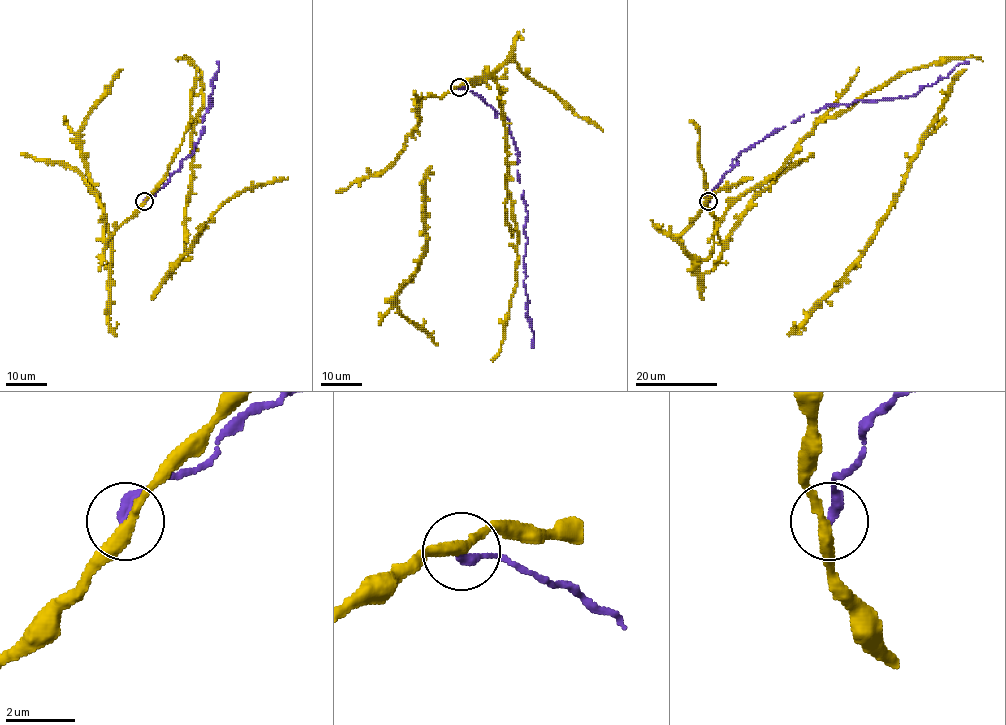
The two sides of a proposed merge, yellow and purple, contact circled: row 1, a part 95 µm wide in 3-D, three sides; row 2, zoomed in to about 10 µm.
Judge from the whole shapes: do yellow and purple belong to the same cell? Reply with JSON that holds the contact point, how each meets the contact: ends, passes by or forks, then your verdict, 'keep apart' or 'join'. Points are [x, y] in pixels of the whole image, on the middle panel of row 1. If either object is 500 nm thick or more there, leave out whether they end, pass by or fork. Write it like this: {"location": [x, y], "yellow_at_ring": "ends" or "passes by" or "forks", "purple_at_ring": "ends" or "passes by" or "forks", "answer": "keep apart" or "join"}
{"location": [459, 87], "yellow_at_ring": "passes by", "purple_at_ring": "ends", "answer": "keep apart"}

